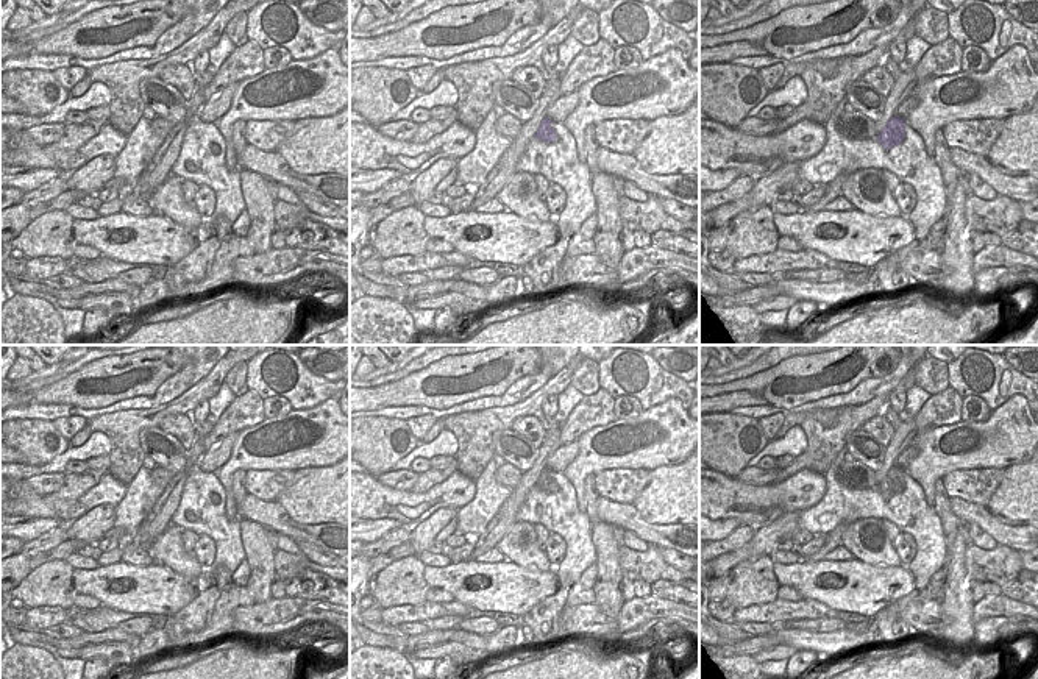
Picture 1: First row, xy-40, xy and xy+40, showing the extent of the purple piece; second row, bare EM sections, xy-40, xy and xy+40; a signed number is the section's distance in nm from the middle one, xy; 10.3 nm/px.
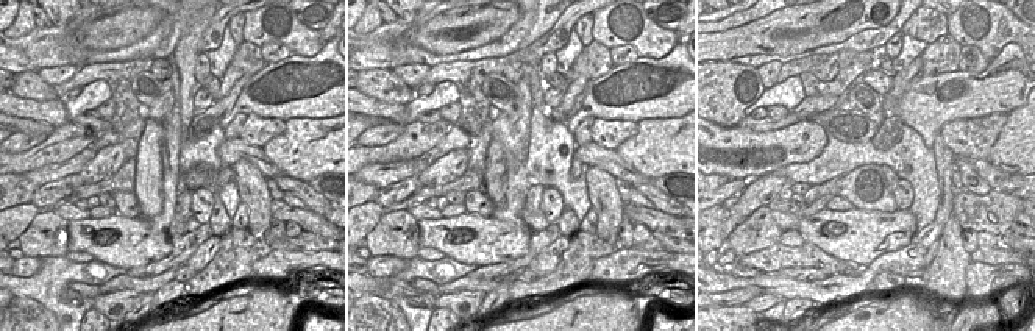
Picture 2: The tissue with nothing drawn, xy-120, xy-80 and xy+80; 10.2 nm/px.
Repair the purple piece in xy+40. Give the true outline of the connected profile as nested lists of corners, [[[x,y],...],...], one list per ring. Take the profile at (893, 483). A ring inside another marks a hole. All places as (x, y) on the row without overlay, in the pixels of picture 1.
[[[894,465],[893,468],[888,470],[885,478],[876,487],[885,499],[890,499],[904,492],[905,489],[904,476],[905,470]]]

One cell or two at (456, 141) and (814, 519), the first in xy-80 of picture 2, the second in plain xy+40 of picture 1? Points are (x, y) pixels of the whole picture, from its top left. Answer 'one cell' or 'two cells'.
two cells

